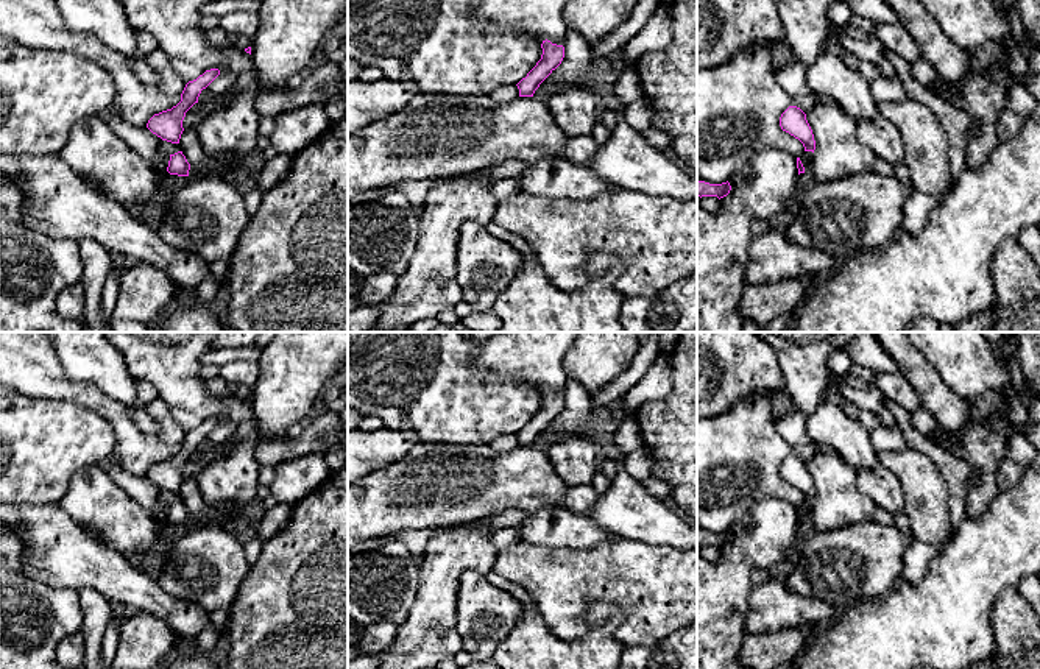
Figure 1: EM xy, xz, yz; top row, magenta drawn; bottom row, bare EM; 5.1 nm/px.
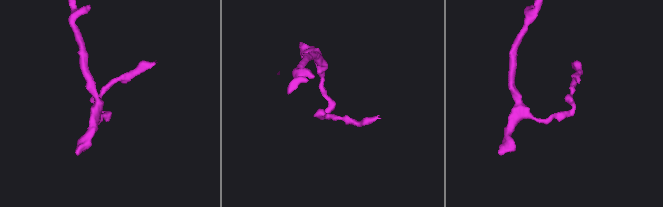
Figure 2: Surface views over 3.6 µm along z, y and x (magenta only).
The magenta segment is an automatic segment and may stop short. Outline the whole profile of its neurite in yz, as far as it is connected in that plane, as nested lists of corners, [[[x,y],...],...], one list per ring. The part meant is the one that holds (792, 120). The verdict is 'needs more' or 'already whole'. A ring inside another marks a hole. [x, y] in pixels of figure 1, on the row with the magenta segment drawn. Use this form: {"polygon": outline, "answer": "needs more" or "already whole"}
{"polygon": [[[789,106],[780,117],[780,126],[783,131],[798,139],[803,143],[805,151],[814,153],[815,150],[814,134],[806,120],[806,114],[800,108]]], "answer": "already whole"}

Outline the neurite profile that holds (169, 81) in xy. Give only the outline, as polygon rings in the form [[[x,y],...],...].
[[[161,48],[147,55],[147,62],[151,65],[151,69],[154,70],[154,73],[157,76],[156,87],[161,92],[172,95],[172,97],[182,94],[187,83],[170,65],[165,53]]]

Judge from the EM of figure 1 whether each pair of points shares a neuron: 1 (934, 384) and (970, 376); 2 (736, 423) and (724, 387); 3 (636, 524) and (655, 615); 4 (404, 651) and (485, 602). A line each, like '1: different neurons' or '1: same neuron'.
1: different neurons
2: different neurons
3: different neurons
4: different neurons

